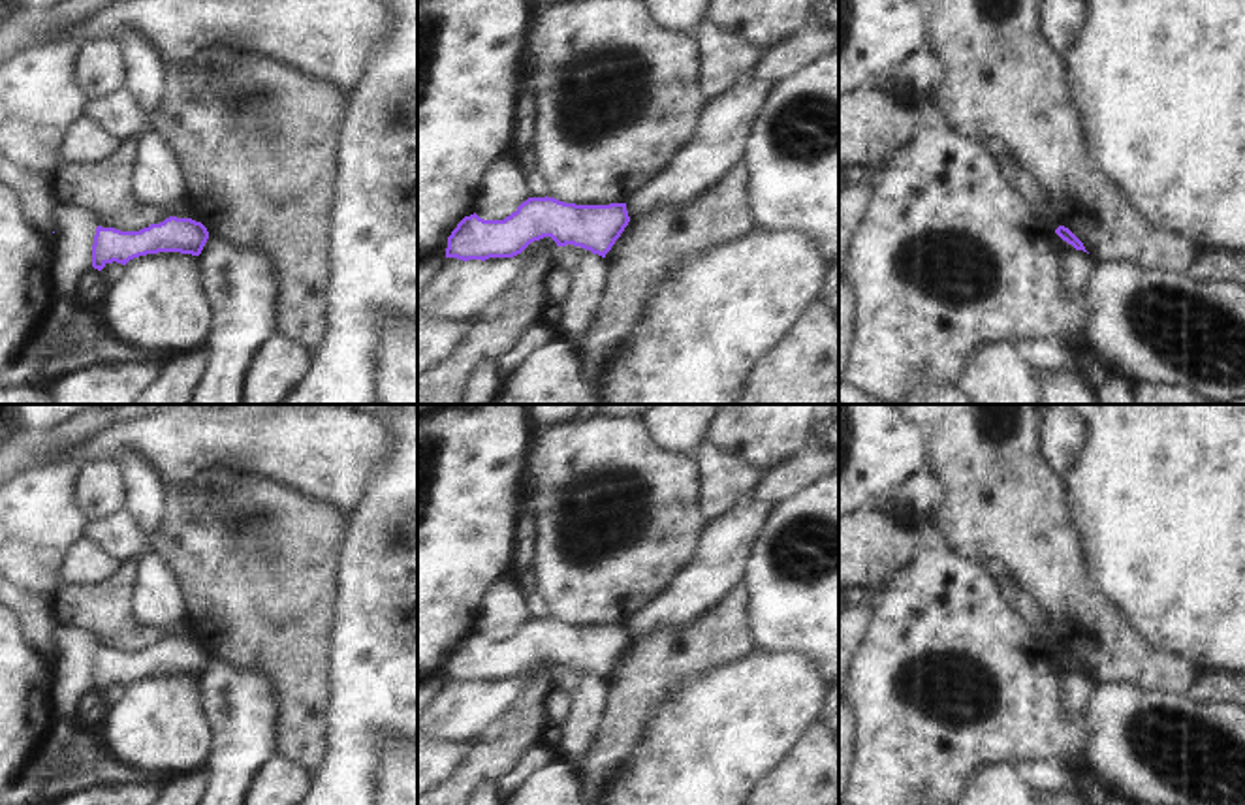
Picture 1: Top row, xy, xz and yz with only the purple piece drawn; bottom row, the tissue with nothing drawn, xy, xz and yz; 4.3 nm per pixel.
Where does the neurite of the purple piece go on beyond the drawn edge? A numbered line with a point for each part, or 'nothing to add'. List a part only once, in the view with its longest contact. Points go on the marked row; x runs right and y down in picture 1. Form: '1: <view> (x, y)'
nothing to add

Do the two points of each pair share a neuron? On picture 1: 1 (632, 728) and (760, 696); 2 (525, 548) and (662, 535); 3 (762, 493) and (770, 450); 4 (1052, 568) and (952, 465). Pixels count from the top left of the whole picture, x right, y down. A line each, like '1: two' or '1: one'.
1: two
2: two
3: two
4: one

